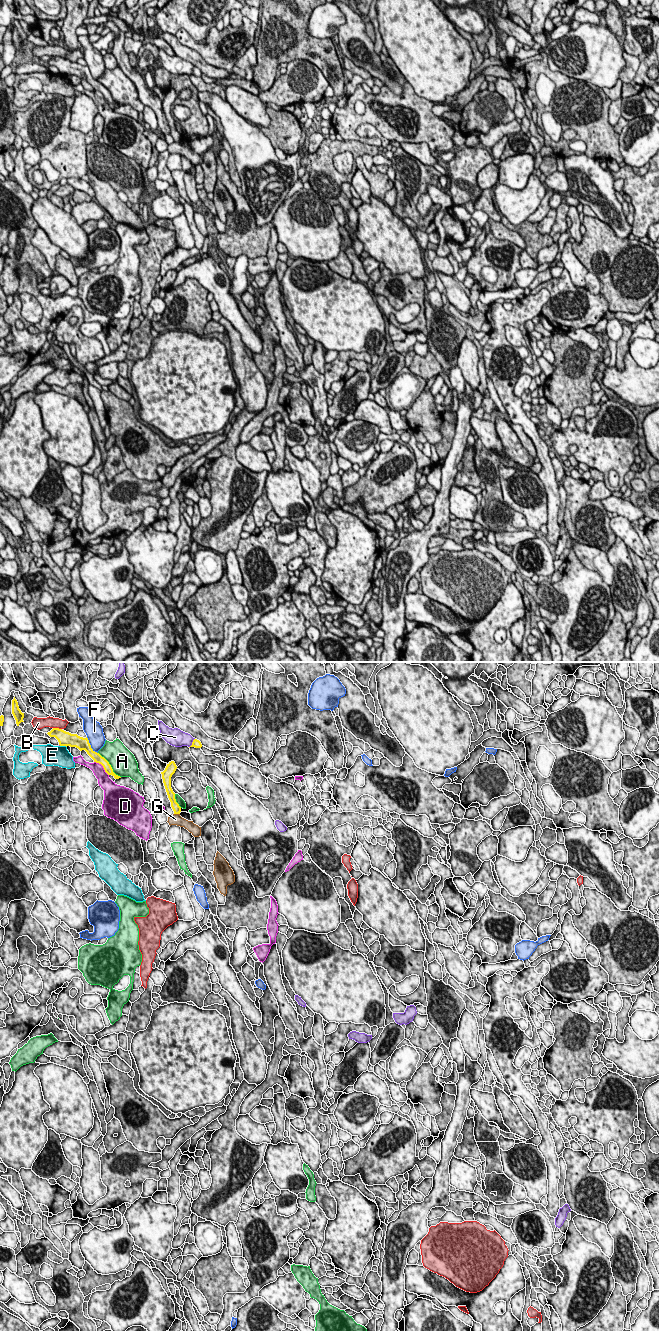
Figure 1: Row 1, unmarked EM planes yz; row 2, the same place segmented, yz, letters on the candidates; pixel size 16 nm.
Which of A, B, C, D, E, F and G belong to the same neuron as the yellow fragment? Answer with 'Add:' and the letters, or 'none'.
Add: none

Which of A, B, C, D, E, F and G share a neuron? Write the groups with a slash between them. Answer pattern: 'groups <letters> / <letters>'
groups A / B / C / D / E / F / G

